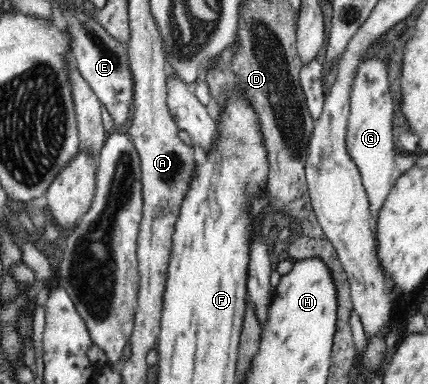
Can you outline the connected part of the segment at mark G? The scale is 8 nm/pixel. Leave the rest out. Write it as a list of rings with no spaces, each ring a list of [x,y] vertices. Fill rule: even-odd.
[[[367,59],[357,71],[354,89],[350,94],[351,116],[346,129],[348,153],[354,159],[363,180],[363,186],[370,201],[370,213],[375,222],[381,204],[386,200],[397,182],[398,172],[394,169],[394,158],[398,149],[394,149],[392,119],[394,104],[390,97],[386,64],[380,60]]]

